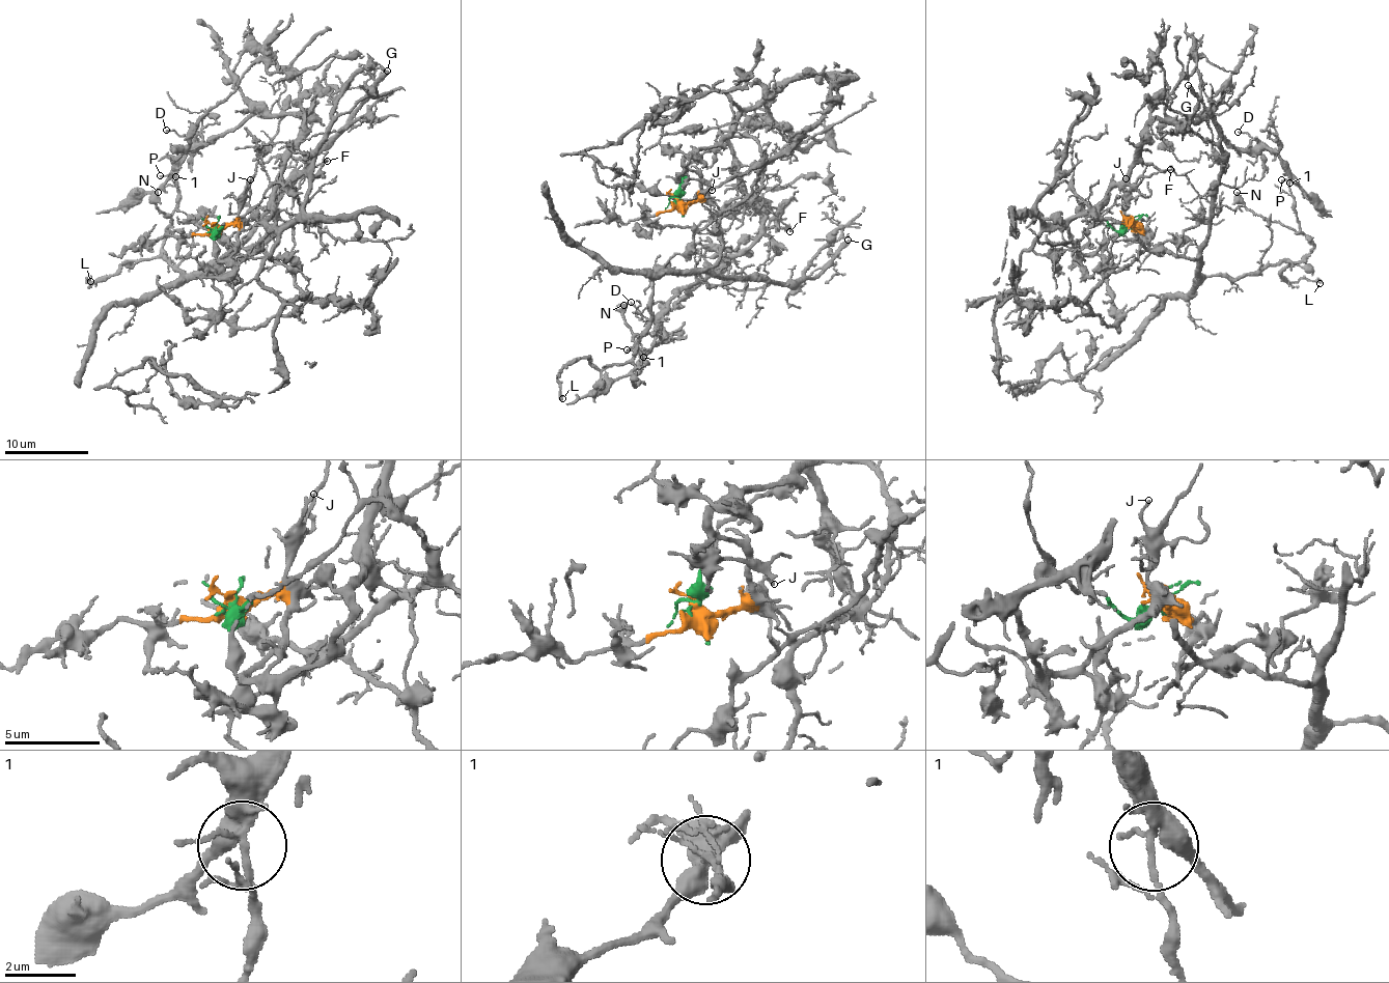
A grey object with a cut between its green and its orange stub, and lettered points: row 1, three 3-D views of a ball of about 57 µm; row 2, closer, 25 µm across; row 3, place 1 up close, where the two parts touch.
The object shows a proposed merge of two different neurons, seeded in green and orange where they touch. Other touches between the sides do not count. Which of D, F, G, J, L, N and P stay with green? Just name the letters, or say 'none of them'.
G, L, N, P

